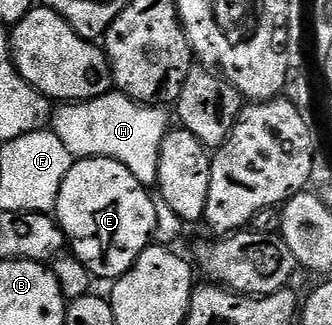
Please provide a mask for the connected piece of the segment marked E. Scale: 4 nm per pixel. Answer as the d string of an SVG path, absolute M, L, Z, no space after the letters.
M86 157L77 160L62 179L62 191L58 191L58 203L54 210L56 222L62 227L71 256L78 258L93 278L100 277L111 283L121 277L138 259L147 245L153 244L156 232L156 202L153 194L134 177L122 163L112 158Z

